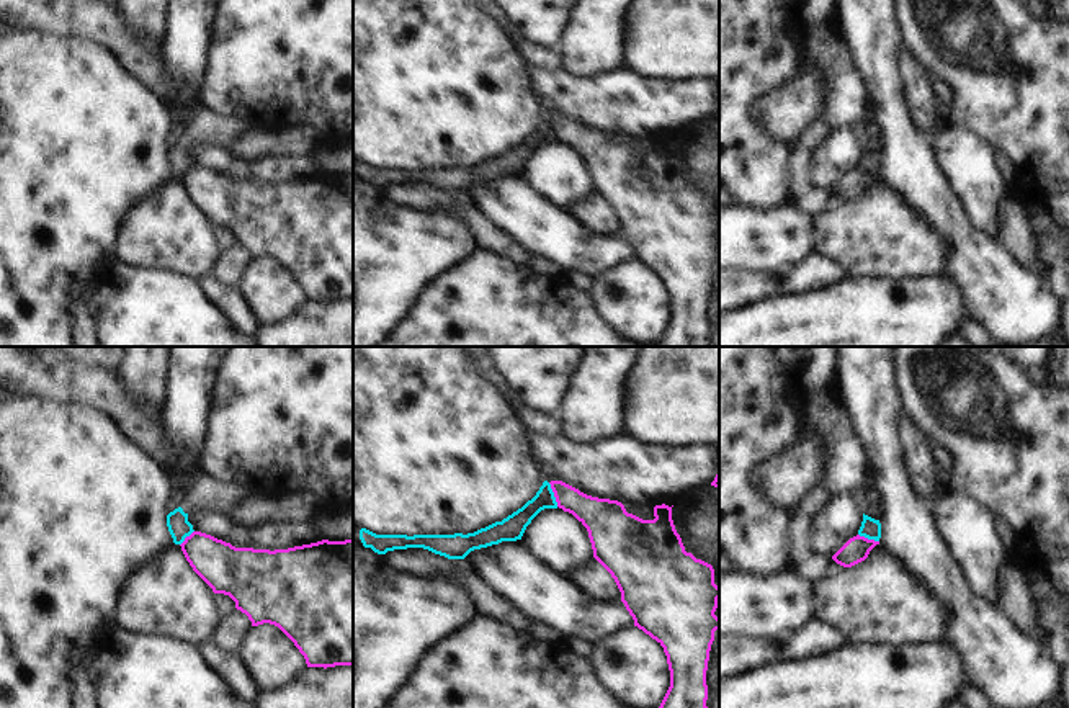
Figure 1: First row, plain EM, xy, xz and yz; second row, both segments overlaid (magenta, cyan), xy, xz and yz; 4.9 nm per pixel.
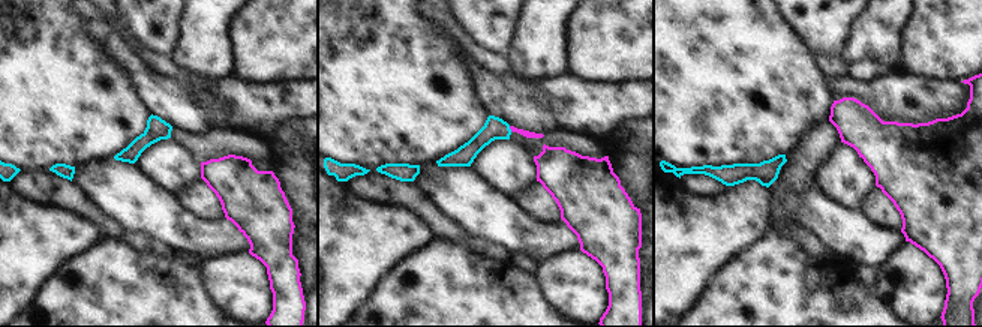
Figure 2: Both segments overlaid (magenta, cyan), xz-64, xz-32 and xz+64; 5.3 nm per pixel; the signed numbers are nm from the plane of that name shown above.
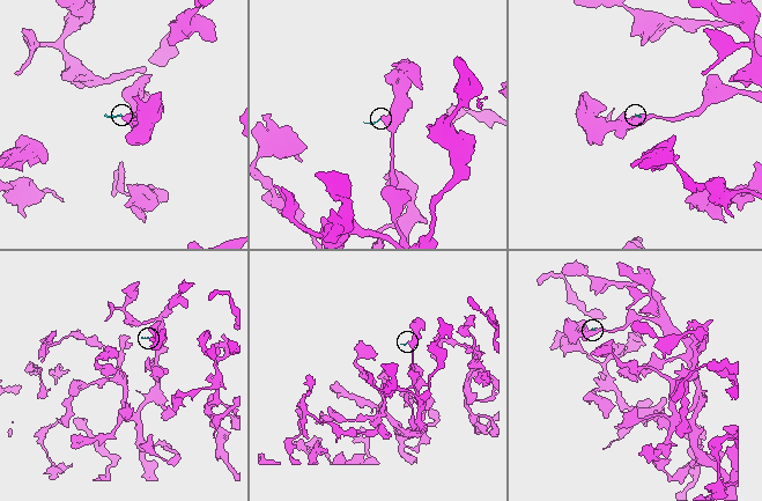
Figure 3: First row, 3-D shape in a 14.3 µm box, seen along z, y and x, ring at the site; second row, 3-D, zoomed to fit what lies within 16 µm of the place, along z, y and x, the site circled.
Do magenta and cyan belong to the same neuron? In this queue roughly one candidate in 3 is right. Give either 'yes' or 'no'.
no

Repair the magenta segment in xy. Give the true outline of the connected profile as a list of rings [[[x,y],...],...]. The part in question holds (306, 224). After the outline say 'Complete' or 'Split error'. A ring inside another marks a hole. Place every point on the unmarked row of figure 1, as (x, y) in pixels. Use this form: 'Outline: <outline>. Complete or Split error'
Outline: [[[193,165],[180,180],[214,227],[229,229],[252,260],[278,260],[304,289],[307,301],[353,299],[353,172],[270,185],[235,181]]]. Complete.

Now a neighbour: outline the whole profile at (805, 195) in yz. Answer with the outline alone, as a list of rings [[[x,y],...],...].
[[[806,147],[789,149],[789,173],[791,201],[812,216],[822,214],[829,208],[832,191],[816,188],[809,178],[812,164],[812,150]]]

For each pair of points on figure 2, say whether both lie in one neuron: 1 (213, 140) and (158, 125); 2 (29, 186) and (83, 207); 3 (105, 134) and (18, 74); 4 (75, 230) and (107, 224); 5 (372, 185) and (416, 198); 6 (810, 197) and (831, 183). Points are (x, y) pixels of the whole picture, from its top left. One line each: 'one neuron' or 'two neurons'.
1: one neuron
2: one neuron
3: one neuron
4: two neurons
5: one neuron
6: two neurons

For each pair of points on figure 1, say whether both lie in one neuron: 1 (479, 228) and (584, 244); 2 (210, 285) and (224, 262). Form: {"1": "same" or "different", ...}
{"1": "different", "2": "different"}

